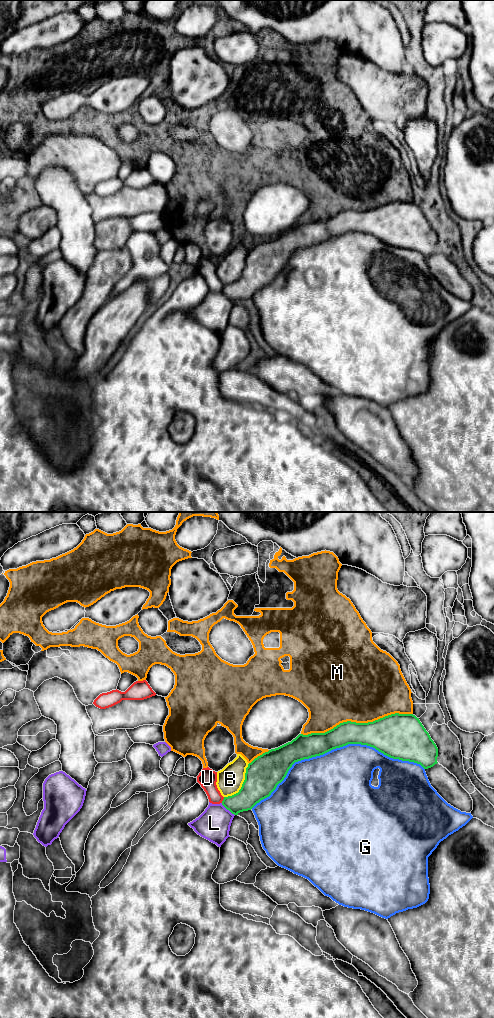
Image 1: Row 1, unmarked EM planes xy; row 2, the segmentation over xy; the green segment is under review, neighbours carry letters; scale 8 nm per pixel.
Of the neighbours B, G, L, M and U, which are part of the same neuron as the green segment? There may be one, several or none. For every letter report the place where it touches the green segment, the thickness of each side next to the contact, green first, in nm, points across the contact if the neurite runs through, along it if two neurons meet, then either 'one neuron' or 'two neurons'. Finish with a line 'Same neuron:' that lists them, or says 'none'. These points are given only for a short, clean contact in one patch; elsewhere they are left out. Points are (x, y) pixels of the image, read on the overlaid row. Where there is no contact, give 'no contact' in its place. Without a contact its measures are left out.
B: meets green in xy at (242, 784); 280 nm thick on the green side, 200 nm on the other; one neuron
G: meets green in xy at (334, 748); 190 nm thick on the green side, 480 nm on the other; two neurons
L: meets green in xy at (228, 809); 190 nm thick on the green side, 260 nm on the other; two neurons
M: meets green in xy at (355, 722); 260 nm thick on the green side, 500 nm on the other; two neurons
U: meets green in xy at (223, 800); 190 nm thick on the green side, 160 nm on the other; border along xy (224, 797), (221, 802); two neurons
Same neuron: B

